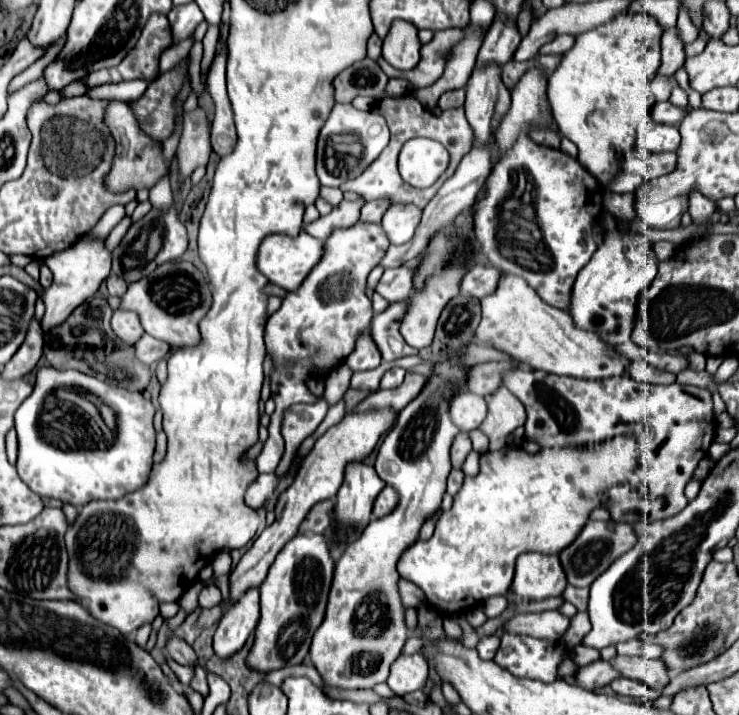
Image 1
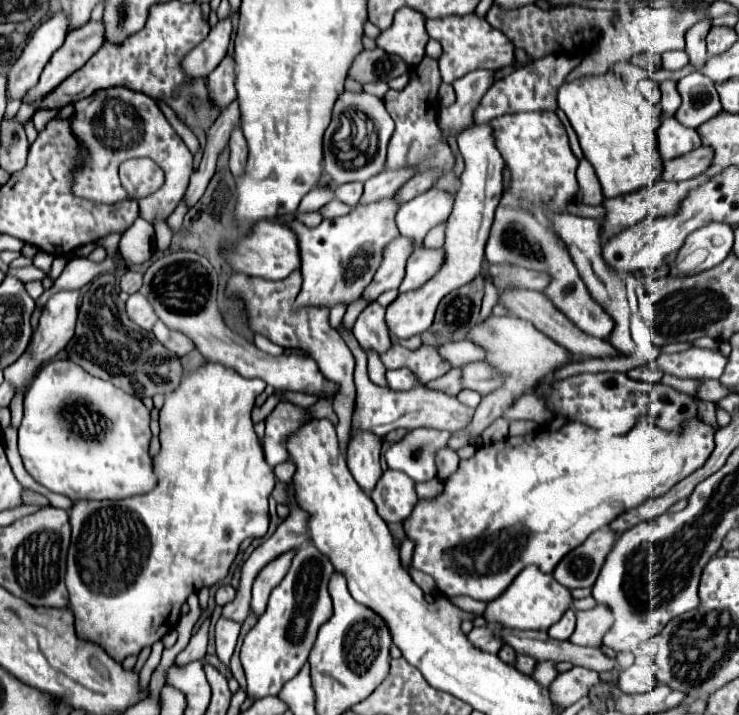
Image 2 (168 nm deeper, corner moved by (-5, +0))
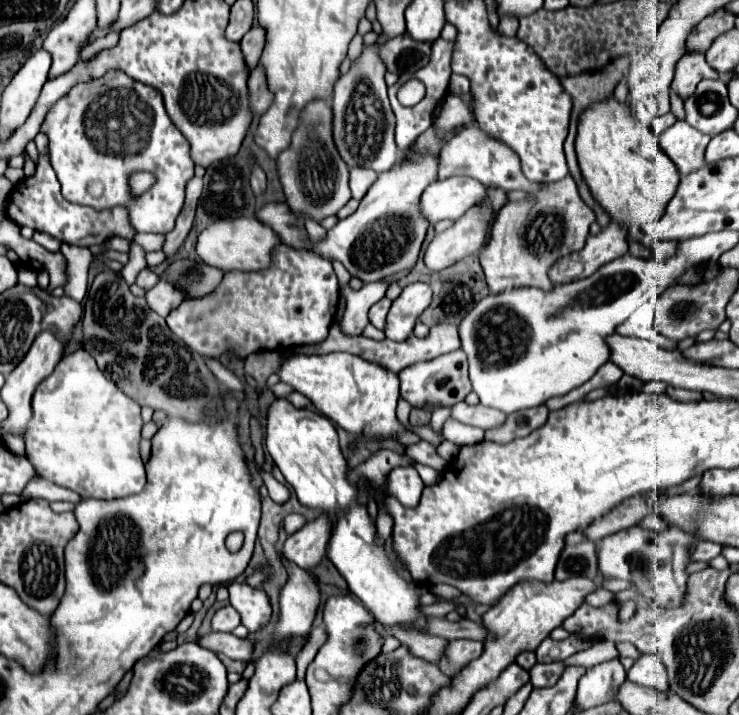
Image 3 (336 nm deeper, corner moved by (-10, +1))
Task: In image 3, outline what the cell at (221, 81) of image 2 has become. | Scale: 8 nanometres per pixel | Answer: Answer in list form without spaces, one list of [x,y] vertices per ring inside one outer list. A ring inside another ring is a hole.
[[[254,24],[252,30],[240,40],[240,44],[242,44],[244,58],[246,58],[246,66],[252,70],[256,66],[256,62],[260,60],[260,52],[264,48],[264,28]]]

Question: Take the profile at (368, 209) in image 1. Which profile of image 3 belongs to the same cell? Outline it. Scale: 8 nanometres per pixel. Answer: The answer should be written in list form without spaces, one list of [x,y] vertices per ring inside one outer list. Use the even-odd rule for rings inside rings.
[[[466,126],[464,130],[460,130],[452,140],[448,140],[440,152],[440,168],[438,168],[438,180],[444,180],[444,178],[450,178],[450,176],[470,176],[470,178],[476,178],[480,180],[482,184],[490,186],[490,204],[494,208],[494,216],[496,212],[502,208],[502,204],[508,202],[506,198],[506,192],[508,190],[524,190],[524,192],[530,192],[530,190],[538,190],[540,184],[532,184],[524,178],[522,170],[520,170],[520,160],[516,154],[510,152],[510,148],[506,144],[500,144],[500,140],[492,140],[482,128],[478,126]]]

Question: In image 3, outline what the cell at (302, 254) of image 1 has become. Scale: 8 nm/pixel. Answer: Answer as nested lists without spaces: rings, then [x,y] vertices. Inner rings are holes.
[[[236,218],[236,220],[218,220],[206,226],[196,238],[196,254],[204,264],[220,268],[222,272],[228,270],[260,270],[270,264],[270,252],[280,240],[276,234],[260,224],[256,218]]]

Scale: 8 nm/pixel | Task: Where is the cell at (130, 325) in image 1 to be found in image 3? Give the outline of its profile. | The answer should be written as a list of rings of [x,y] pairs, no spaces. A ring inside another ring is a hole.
[[[160,280],[152,290],[146,292],[146,300],[154,312],[158,312],[160,316],[168,316],[170,310],[174,310],[184,302],[184,296],[180,296],[180,292],[172,288],[172,284],[168,284],[166,280]]]

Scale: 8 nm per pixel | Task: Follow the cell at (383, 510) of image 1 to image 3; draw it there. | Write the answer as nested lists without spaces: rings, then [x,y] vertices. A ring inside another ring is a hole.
[[[414,466],[394,468],[388,474],[388,494],[394,494],[404,506],[416,506],[418,494],[424,490],[424,482],[420,480]]]

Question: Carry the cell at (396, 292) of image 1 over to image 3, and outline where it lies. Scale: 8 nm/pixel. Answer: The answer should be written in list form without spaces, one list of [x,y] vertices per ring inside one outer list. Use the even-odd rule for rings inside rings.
[[[488,204],[484,212],[476,212],[476,206],[472,206],[448,230],[434,236],[424,254],[426,266],[430,270],[442,270],[468,254],[476,254],[484,246],[490,220],[492,204]]]

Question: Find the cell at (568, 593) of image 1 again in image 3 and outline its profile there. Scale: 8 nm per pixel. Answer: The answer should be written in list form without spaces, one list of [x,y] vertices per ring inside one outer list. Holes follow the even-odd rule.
[[[600,588],[600,590],[596,590],[596,592],[586,596],[586,604],[590,604],[590,606],[604,606],[604,604],[612,602],[612,598],[614,598],[614,594],[610,590]]]

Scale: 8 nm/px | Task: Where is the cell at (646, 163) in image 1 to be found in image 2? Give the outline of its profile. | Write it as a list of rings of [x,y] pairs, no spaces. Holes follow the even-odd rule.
[[[709,147],[693,149],[691,153],[675,157],[671,161],[663,161],[663,173],[661,173],[661,177],[667,179],[667,181],[691,179],[697,173],[703,173],[711,165],[711,157],[713,157],[713,153],[711,153]]]

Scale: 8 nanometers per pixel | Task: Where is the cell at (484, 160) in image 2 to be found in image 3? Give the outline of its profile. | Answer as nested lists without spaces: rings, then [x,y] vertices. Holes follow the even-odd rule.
[[[422,282],[408,284],[402,290],[402,294],[392,302],[392,308],[386,318],[386,328],[384,328],[386,338],[398,342],[406,340],[412,334],[418,316],[428,308],[430,302],[432,302],[432,292],[428,284]]]

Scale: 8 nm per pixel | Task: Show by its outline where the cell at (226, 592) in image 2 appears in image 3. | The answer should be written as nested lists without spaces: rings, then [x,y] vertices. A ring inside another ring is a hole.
[[[230,582],[228,590],[230,590],[230,604],[236,608],[236,612],[242,618],[242,624],[252,634],[262,630],[270,622],[272,606],[270,606],[268,594],[262,588]]]

